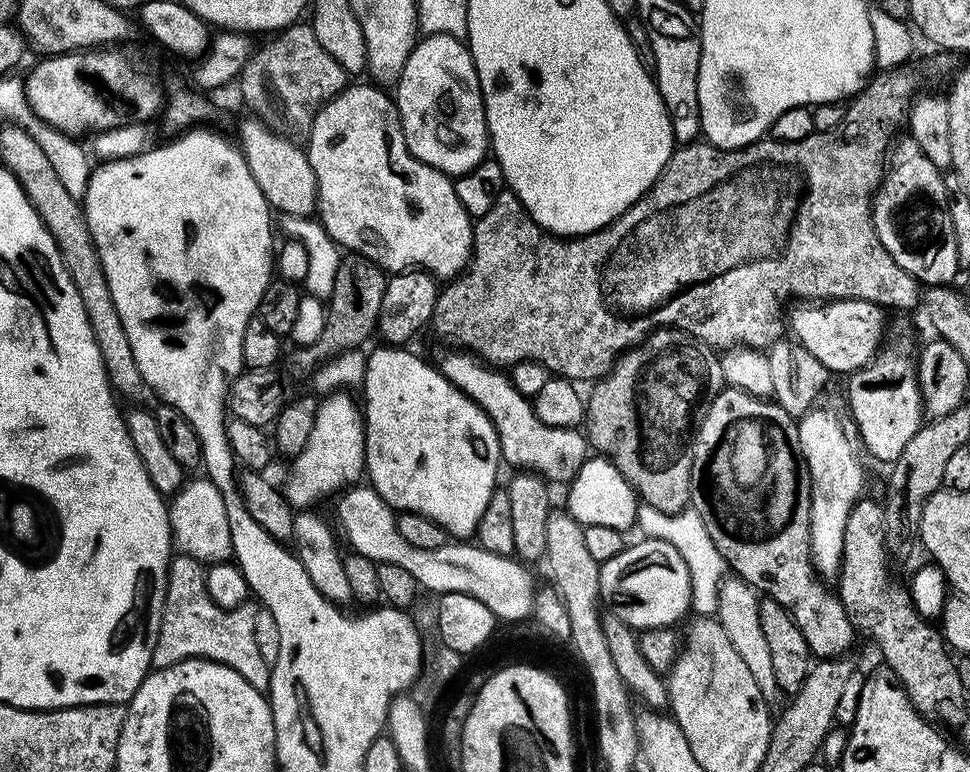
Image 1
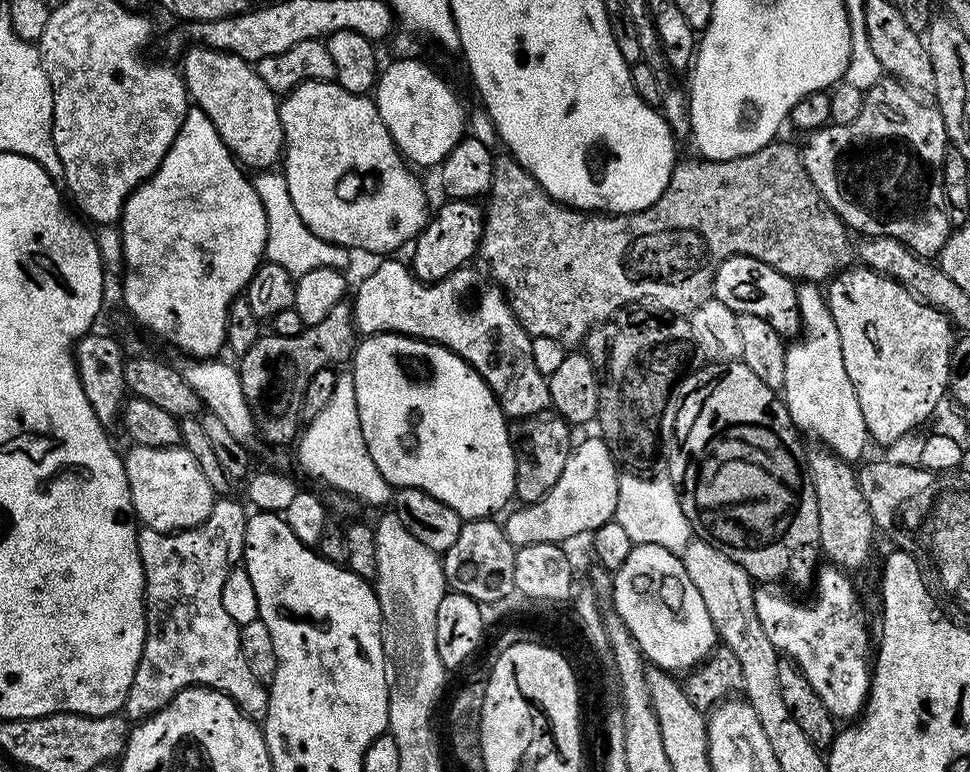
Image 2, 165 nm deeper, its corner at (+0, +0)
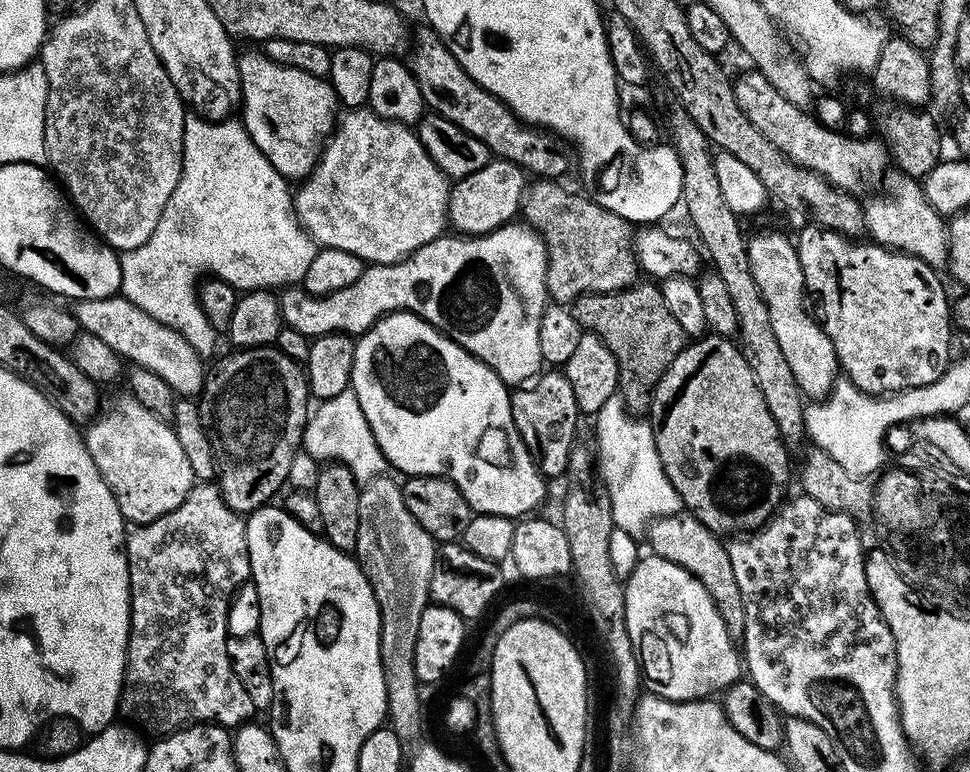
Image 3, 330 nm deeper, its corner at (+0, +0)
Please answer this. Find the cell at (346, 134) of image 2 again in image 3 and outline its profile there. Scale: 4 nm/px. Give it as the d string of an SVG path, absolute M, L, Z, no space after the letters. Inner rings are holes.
M263 51L239 53L242 123L254 146L289 182L309 176L338 119L336 91L327 79L274 62Z

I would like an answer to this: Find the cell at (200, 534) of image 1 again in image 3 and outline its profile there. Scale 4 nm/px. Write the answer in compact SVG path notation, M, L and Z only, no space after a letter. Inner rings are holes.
M131 394L118 397L107 408L108 405L87 425L83 433L84 445L88 447L90 458L94 458L94 466L98 466L106 486L110 486L125 521L133 525L149 524L154 522L154 518L162 518L162 514L170 514L178 506L182 506L186 494L190 494L193 484L197 483L197 478L194 470L190 470L190 461L186 458L171 423L151 413Z

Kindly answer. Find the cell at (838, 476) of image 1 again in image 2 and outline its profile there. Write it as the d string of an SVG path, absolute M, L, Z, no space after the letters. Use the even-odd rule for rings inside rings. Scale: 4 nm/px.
M804 282L797 287L796 297L800 307L802 335L784 349L786 378L782 399L788 405L793 424L801 433L817 436L819 443L845 462L856 462L870 444L866 422L862 418L862 406L854 394L850 374L842 362L842 342L838 338L838 326L828 309L825 293L815 283Z

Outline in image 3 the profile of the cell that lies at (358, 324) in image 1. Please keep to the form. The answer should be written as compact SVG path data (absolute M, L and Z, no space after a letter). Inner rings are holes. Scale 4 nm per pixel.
M277 346L232 350L229 356L222 357L213 368L210 368L204 382L204 387L199 392L198 403L200 413L202 414L202 426L208 431L208 437L212 443L212 448L216 452L216 458L220 467L218 472L220 493L226 504L230 506L230 510L241 514L251 514L257 512L262 507L271 505L273 501L275 501L272 499L274 499L276 495L278 495L277 497L281 495L280 487L284 488L285 485L287 485L288 475L290 474L290 464L294 461L296 452L301 451L304 442L304 427L307 426L310 415L310 404L308 408L308 400L310 401L310 393L308 390L308 378L305 365L301 363L301 361L288 357L286 353Z

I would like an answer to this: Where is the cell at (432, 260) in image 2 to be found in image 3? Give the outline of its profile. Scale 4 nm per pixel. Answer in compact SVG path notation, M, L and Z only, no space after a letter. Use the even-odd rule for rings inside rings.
M493 158L482 170L455 181L448 193L448 224L464 236L481 236L517 219L524 203L526 173L514 162Z

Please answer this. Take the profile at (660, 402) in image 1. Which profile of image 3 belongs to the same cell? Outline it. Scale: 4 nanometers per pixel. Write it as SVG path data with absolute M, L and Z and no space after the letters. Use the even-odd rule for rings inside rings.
M637 282L620 292L588 292L570 305L584 331L598 334L610 346L610 354L618 362L618 395L633 414L644 414L651 409L652 395L662 374L666 374L670 362L678 358L686 343L682 326L678 326L674 314L666 307L666 298L652 284Z

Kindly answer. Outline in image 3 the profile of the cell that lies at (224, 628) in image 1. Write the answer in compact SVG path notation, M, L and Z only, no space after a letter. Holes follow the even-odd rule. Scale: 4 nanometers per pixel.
M197 482L193 484L190 494L170 514L162 514L162 518L154 518L149 524L137 524L127 533L124 548L128 552L128 581L130 582L130 598L132 599L132 617L128 623L126 637L126 655L124 657L124 685L120 691L118 712L129 725L135 726L141 733L152 738L163 738L189 724L218 724L222 728L235 730L247 724L257 715L254 702L246 695L242 682L234 675L234 666L230 666L230 654L226 654L228 641L228 607L236 589L251 577L250 558L248 557L248 539L246 538L246 520L243 515L226 504L220 493L219 483Z

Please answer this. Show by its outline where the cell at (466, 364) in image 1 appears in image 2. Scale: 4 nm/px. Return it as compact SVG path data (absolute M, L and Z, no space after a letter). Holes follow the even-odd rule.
M384 258L380 265L356 288L356 297L350 300L352 317L361 337L374 336L377 332L396 332L399 336L414 336L417 340L429 340L458 354L490 386L494 398L500 404L505 417L513 421L525 420L528 416L547 413L552 407L548 377L534 366L534 354L530 354L532 337L518 323L512 312L508 297L483 271L465 266L451 272L433 284L424 284L413 274L411 267L400 258Z

